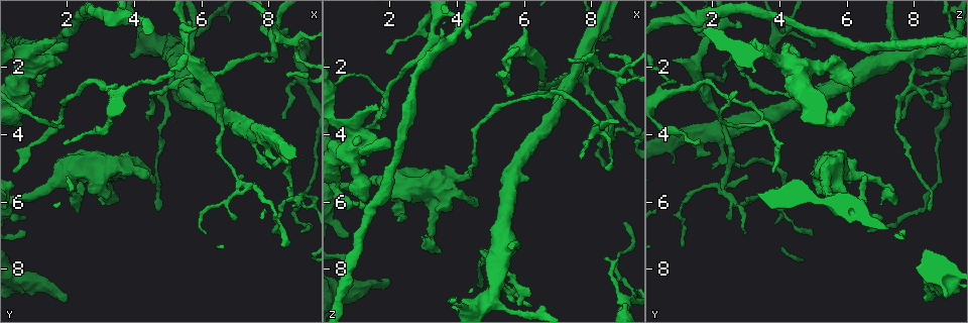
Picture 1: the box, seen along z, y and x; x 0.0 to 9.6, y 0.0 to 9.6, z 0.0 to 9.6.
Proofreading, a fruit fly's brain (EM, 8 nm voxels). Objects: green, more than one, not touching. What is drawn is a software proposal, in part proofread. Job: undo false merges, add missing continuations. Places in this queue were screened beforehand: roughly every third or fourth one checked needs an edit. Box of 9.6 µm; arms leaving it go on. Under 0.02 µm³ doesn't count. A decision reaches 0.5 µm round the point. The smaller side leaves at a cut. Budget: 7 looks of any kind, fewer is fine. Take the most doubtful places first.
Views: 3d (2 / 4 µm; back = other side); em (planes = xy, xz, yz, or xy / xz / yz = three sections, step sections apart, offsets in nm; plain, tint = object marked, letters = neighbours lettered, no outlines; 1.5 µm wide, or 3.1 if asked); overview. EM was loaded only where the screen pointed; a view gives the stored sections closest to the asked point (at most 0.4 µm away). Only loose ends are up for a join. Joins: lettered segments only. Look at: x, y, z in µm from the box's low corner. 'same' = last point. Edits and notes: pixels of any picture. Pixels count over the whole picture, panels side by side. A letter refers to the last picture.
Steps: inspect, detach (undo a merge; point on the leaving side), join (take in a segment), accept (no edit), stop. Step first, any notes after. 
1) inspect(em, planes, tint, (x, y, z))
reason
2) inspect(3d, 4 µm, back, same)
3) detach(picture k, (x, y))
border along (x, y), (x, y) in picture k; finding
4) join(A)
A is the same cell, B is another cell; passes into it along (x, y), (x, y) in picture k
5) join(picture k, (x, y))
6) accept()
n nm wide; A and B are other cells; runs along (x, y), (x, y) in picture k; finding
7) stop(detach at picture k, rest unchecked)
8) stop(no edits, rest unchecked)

inspect(3d, 2 µm, (7.25, 5.20, 3.00))
free end

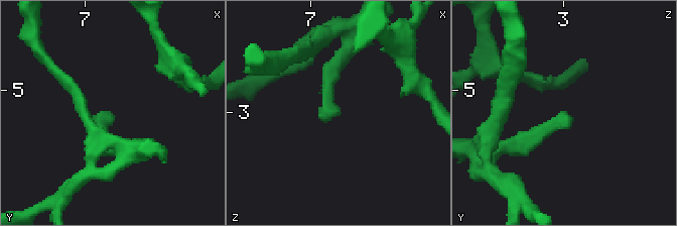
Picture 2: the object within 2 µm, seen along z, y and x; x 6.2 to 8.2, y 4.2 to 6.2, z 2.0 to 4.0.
inspect(em, planes, letters, (7.26, 5.22, 3.02))
need the tissue

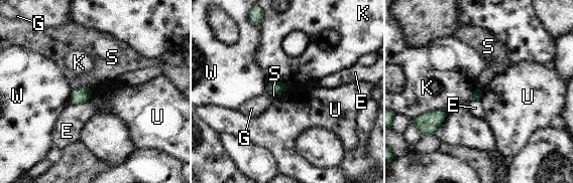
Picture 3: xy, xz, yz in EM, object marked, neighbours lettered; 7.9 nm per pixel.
accept()
80 nm wide; E, G, K, S, U and W are other cells; border along (290, 87), (277, 96) in picture 3; none of them fits

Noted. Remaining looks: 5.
inspect(em, planes, tint, (6.20, 6.90, 3.10))
free end

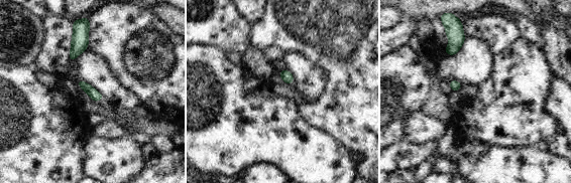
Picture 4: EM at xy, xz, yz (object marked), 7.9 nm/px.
inspect(em, planes, letters, same)
what lies round it

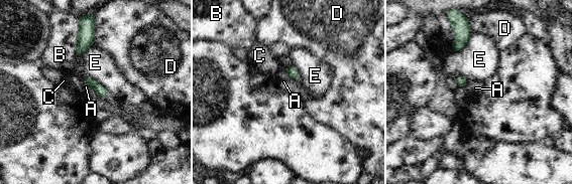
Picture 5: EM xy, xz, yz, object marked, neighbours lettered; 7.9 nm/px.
accept()
A, B, C, D and E are other cells; none of them fits

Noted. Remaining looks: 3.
inspect(em, planes, letters, (2.00, 4.25, 1.65))
thin end

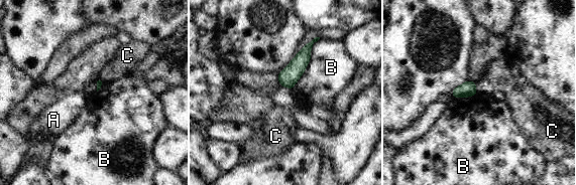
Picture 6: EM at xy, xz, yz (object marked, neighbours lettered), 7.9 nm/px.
accept()
B touches over 460 nm; A, B and C are other cells; border along (320, 38), (293, 88) in picture 6; none of them fits

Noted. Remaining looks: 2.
stop(no edits, rest unchecked)

